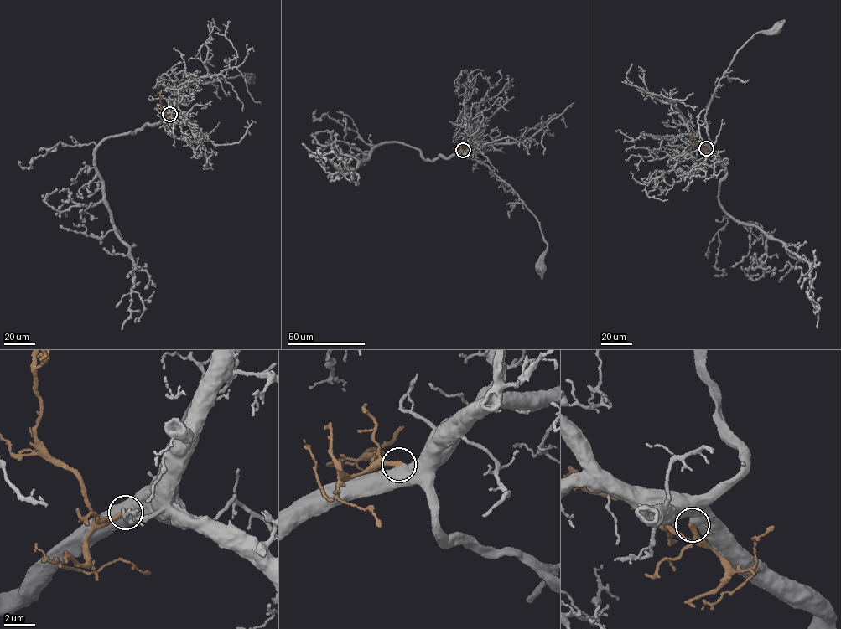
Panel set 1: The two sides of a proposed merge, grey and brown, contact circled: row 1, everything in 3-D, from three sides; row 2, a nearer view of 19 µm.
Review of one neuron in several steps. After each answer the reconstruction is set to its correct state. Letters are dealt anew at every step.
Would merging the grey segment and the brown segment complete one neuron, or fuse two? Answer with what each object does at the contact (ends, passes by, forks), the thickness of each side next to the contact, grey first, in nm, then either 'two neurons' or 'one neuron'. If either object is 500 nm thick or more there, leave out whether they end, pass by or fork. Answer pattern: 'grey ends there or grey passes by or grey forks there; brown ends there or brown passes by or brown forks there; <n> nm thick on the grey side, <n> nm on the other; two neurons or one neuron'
800 nm thick on the grey side, 360 nm on the other; one neuron

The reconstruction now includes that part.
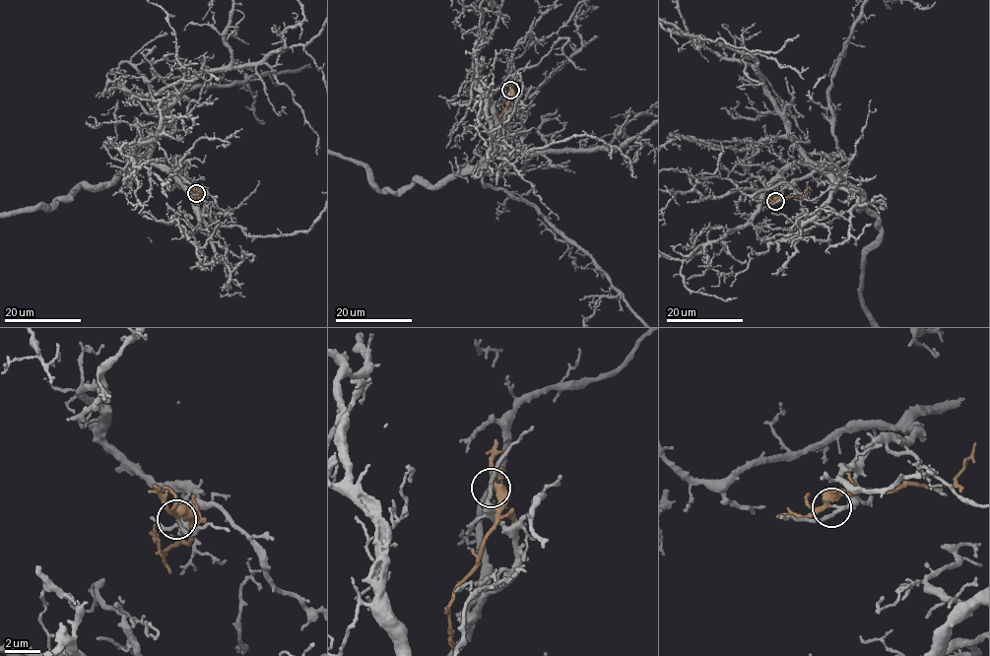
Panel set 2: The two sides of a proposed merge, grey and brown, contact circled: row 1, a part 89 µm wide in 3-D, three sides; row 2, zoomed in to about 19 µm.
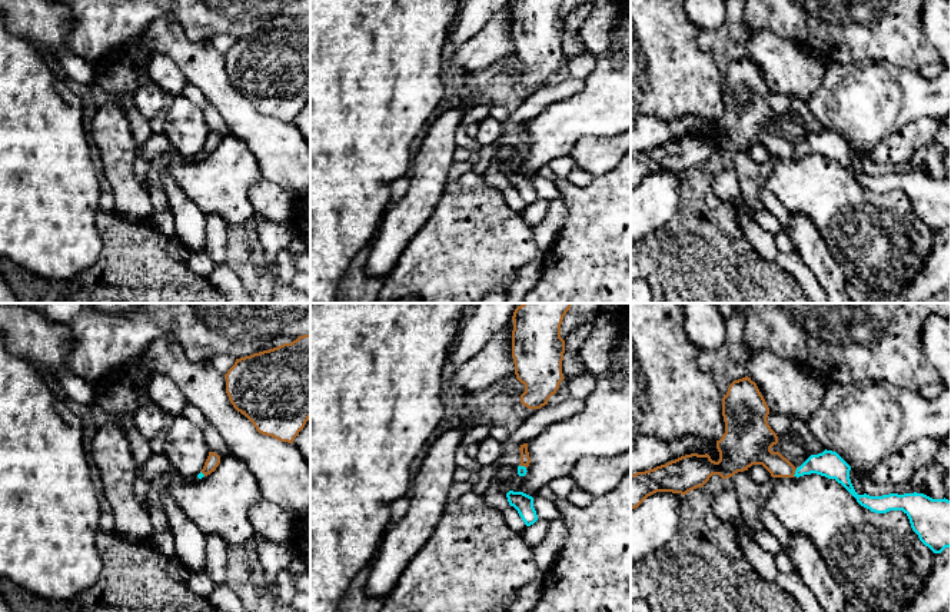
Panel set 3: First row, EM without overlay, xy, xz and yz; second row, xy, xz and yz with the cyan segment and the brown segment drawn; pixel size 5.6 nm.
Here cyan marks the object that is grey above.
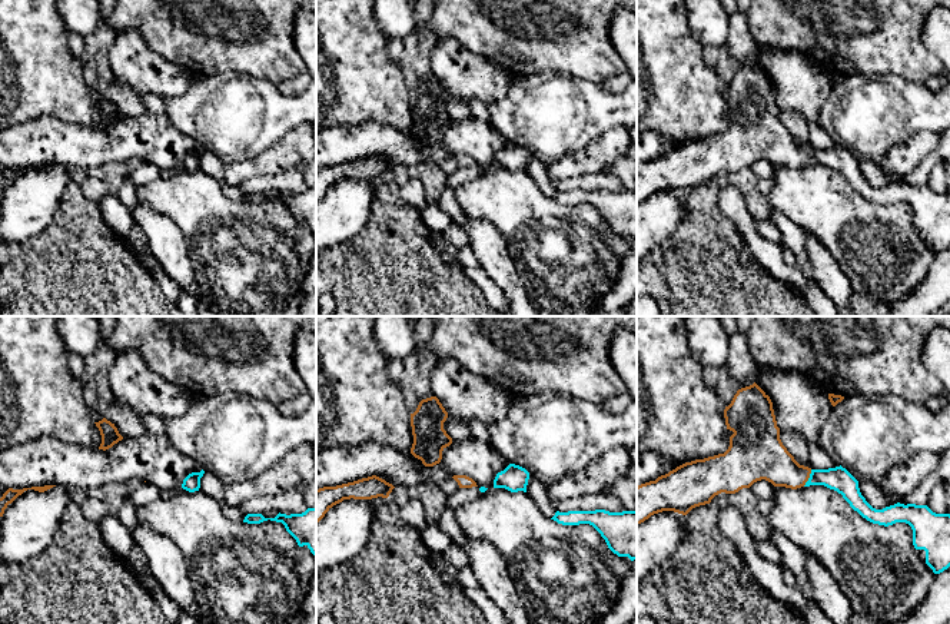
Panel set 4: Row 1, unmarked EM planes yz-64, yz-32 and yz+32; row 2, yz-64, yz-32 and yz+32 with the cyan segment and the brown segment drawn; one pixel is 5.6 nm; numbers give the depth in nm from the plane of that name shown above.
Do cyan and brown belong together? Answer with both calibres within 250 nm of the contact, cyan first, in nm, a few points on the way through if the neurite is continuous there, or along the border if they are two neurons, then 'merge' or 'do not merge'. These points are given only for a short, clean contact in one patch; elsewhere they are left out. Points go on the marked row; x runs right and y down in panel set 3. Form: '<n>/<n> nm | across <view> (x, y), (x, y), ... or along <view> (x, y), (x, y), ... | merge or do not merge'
150/160 nm | along yz (797, 468), (792, 475) | do not merge

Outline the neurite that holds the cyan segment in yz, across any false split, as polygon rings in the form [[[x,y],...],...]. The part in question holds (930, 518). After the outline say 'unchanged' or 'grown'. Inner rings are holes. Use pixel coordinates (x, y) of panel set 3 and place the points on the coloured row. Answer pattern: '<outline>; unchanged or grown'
[[[832,450],[811,455],[799,468],[797,478],[817,473],[841,483],[857,502],[875,513],[902,510],[920,541],[934,553],[951,546],[951,500],[932,499],[924,493],[890,493],[882,496],[858,495],[849,479],[851,466]]]; unchanged

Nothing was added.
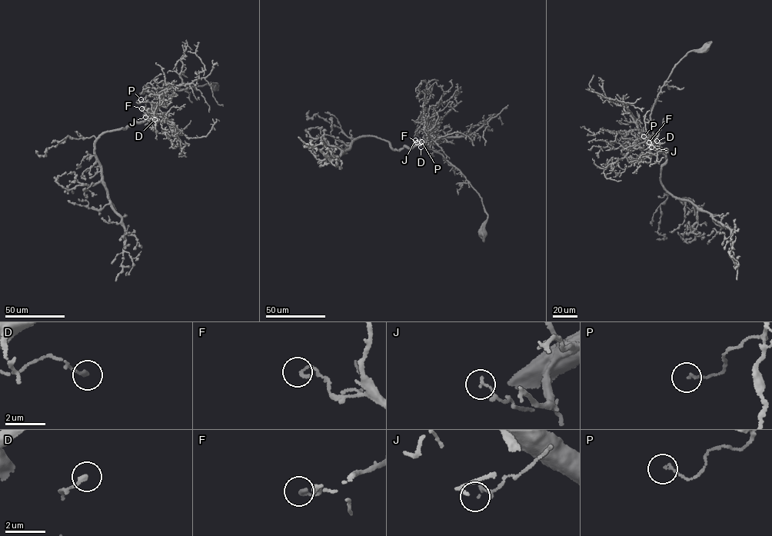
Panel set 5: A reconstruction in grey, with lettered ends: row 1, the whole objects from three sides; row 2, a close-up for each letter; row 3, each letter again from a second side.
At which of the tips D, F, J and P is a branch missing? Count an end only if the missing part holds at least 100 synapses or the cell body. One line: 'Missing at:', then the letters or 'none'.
Missing at: none

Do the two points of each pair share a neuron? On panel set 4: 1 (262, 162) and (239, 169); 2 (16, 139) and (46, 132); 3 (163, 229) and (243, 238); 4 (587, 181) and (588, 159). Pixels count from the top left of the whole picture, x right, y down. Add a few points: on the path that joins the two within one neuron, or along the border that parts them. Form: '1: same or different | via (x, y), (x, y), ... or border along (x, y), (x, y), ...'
1: same | via (256, 166), (245, 169)
2: same | via (23, 139), (30, 135), (39, 135)
3: different | border along (152, 211), (166, 216), (178, 228), (192, 262)
4: different | border along (601, 171), (574, 175), (554, 182)

